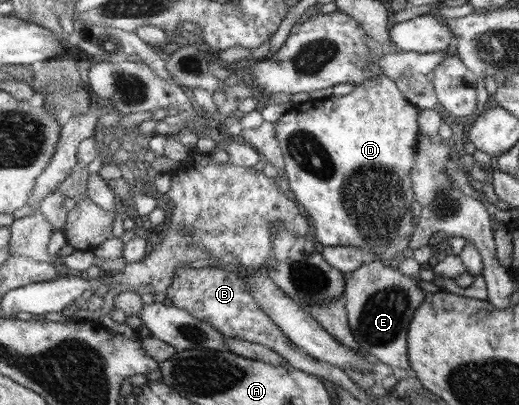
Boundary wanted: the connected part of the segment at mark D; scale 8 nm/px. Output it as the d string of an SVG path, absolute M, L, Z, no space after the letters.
M380 75L368 78L364 82L357 84L355 89L348 96L332 95L324 99L310 99L303 103L297 104L290 112L287 112L275 122L276 136L280 141L282 152L284 153L285 169L286 169L286 188L300 205L307 210L310 218L314 223L314 239L322 247L346 247L356 246L362 251L366 251L369 259L373 256L381 256L381 259L390 260L390 262L398 262L402 256L402 252L410 247L414 231L417 225L414 224L414 214L412 214L412 202L414 202L415 192L413 191L413 168L417 164L417 152L419 145L419 135L421 127L419 126L418 117L420 109L401 91L401 87L397 82L390 80L388 77Z

